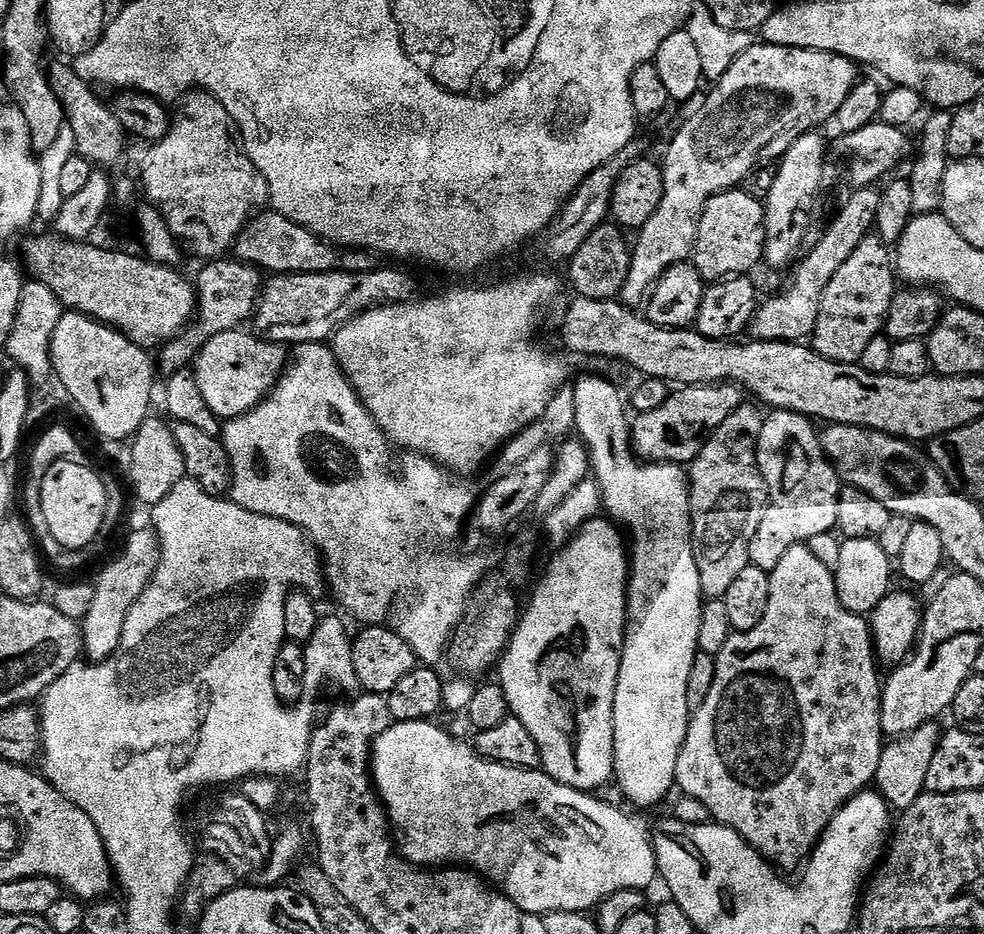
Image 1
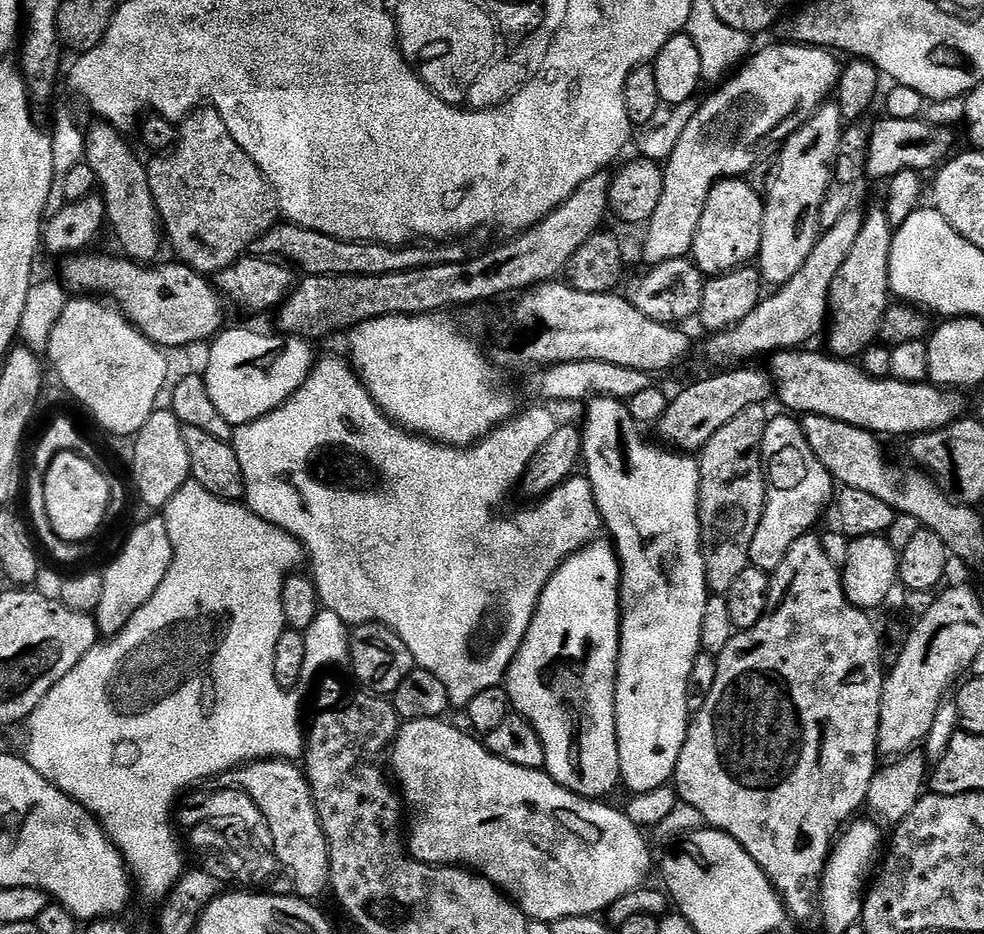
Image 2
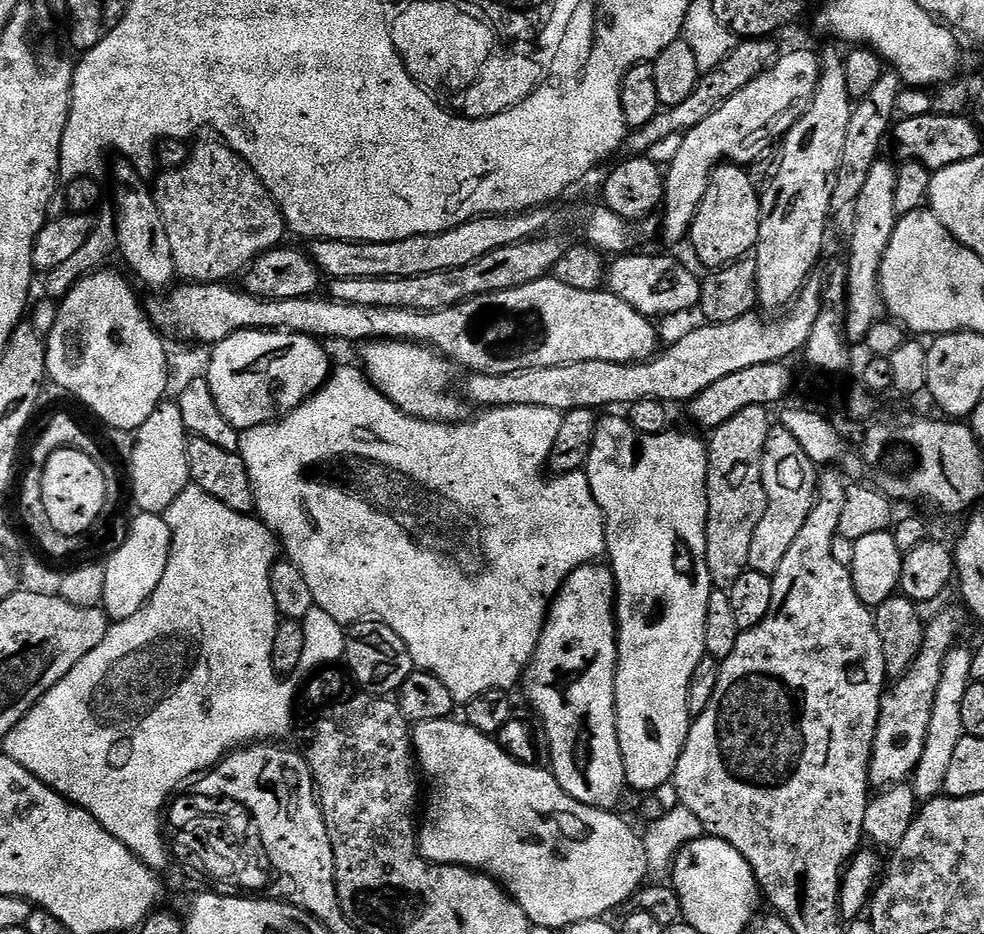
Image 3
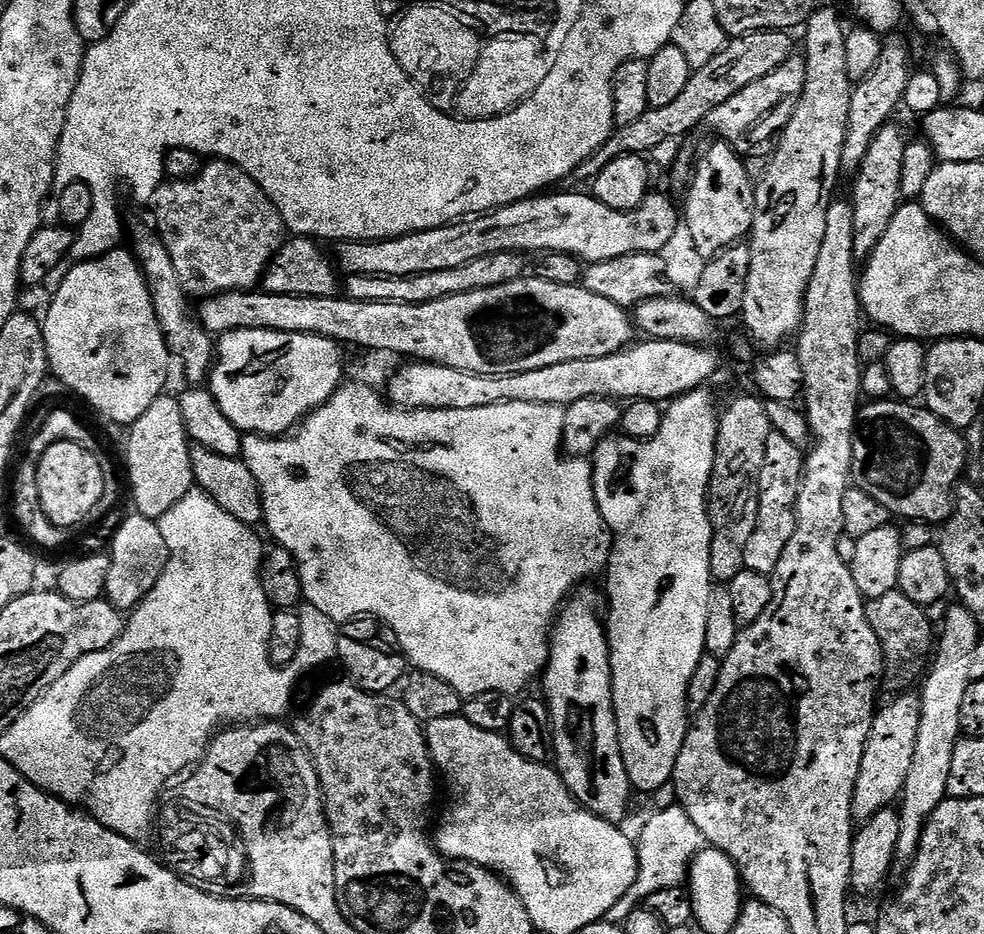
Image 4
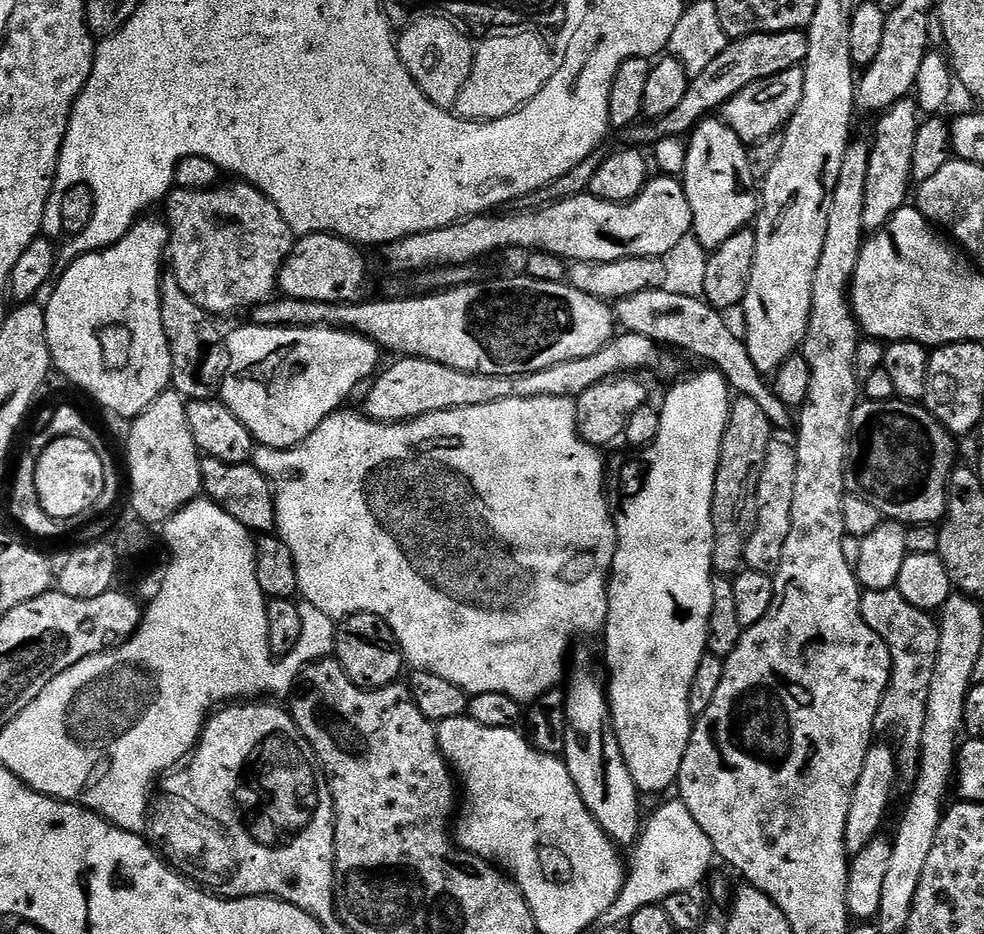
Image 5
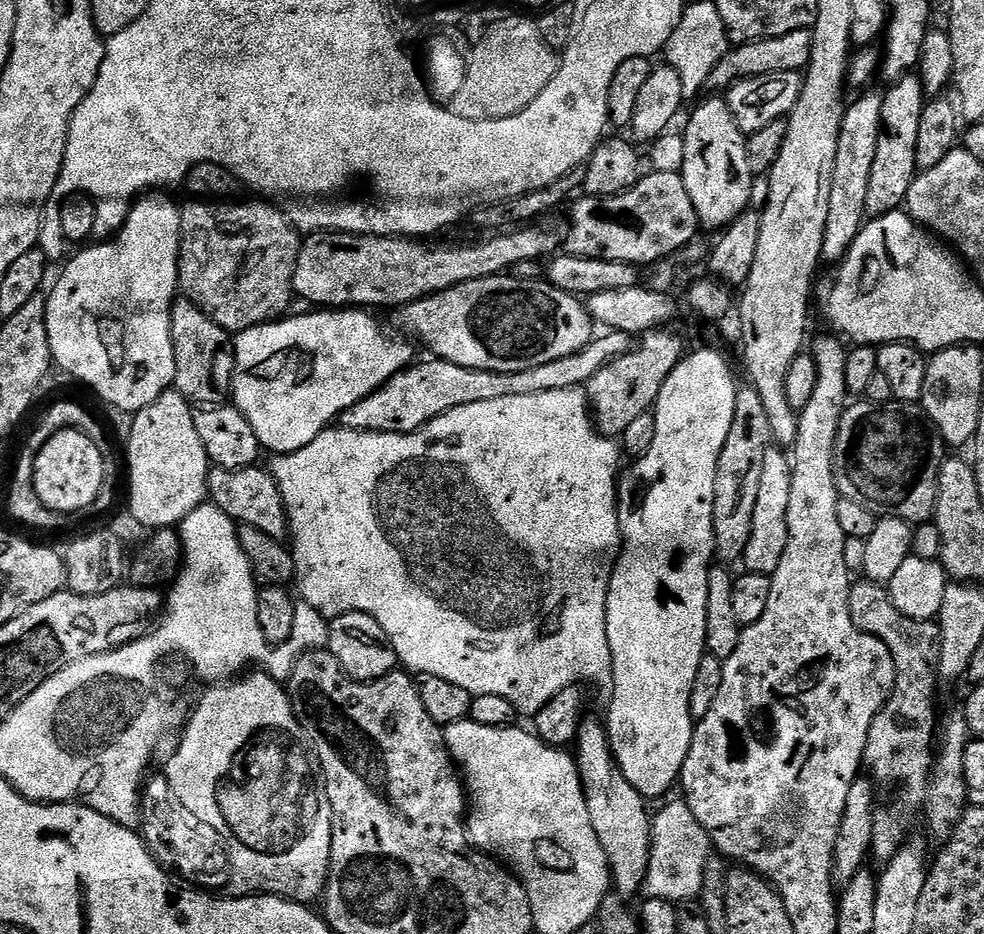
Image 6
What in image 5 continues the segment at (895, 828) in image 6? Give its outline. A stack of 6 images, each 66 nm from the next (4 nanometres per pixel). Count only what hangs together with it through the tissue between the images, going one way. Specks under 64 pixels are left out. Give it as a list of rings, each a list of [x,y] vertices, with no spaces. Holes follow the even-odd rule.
[[[895,587],[890,590],[865,591],[860,598],[860,613],[862,622],[866,622],[866,626],[870,626],[870,630],[882,638],[882,642],[886,642],[886,650],[890,650],[892,659],[892,680],[878,706],[876,726],[881,733],[892,732],[899,775],[912,778],[920,765],[922,726],[926,726],[926,706],[942,629],[933,613],[923,612],[918,606],[910,606],[910,602],[906,602],[906,598],[902,598]]]

